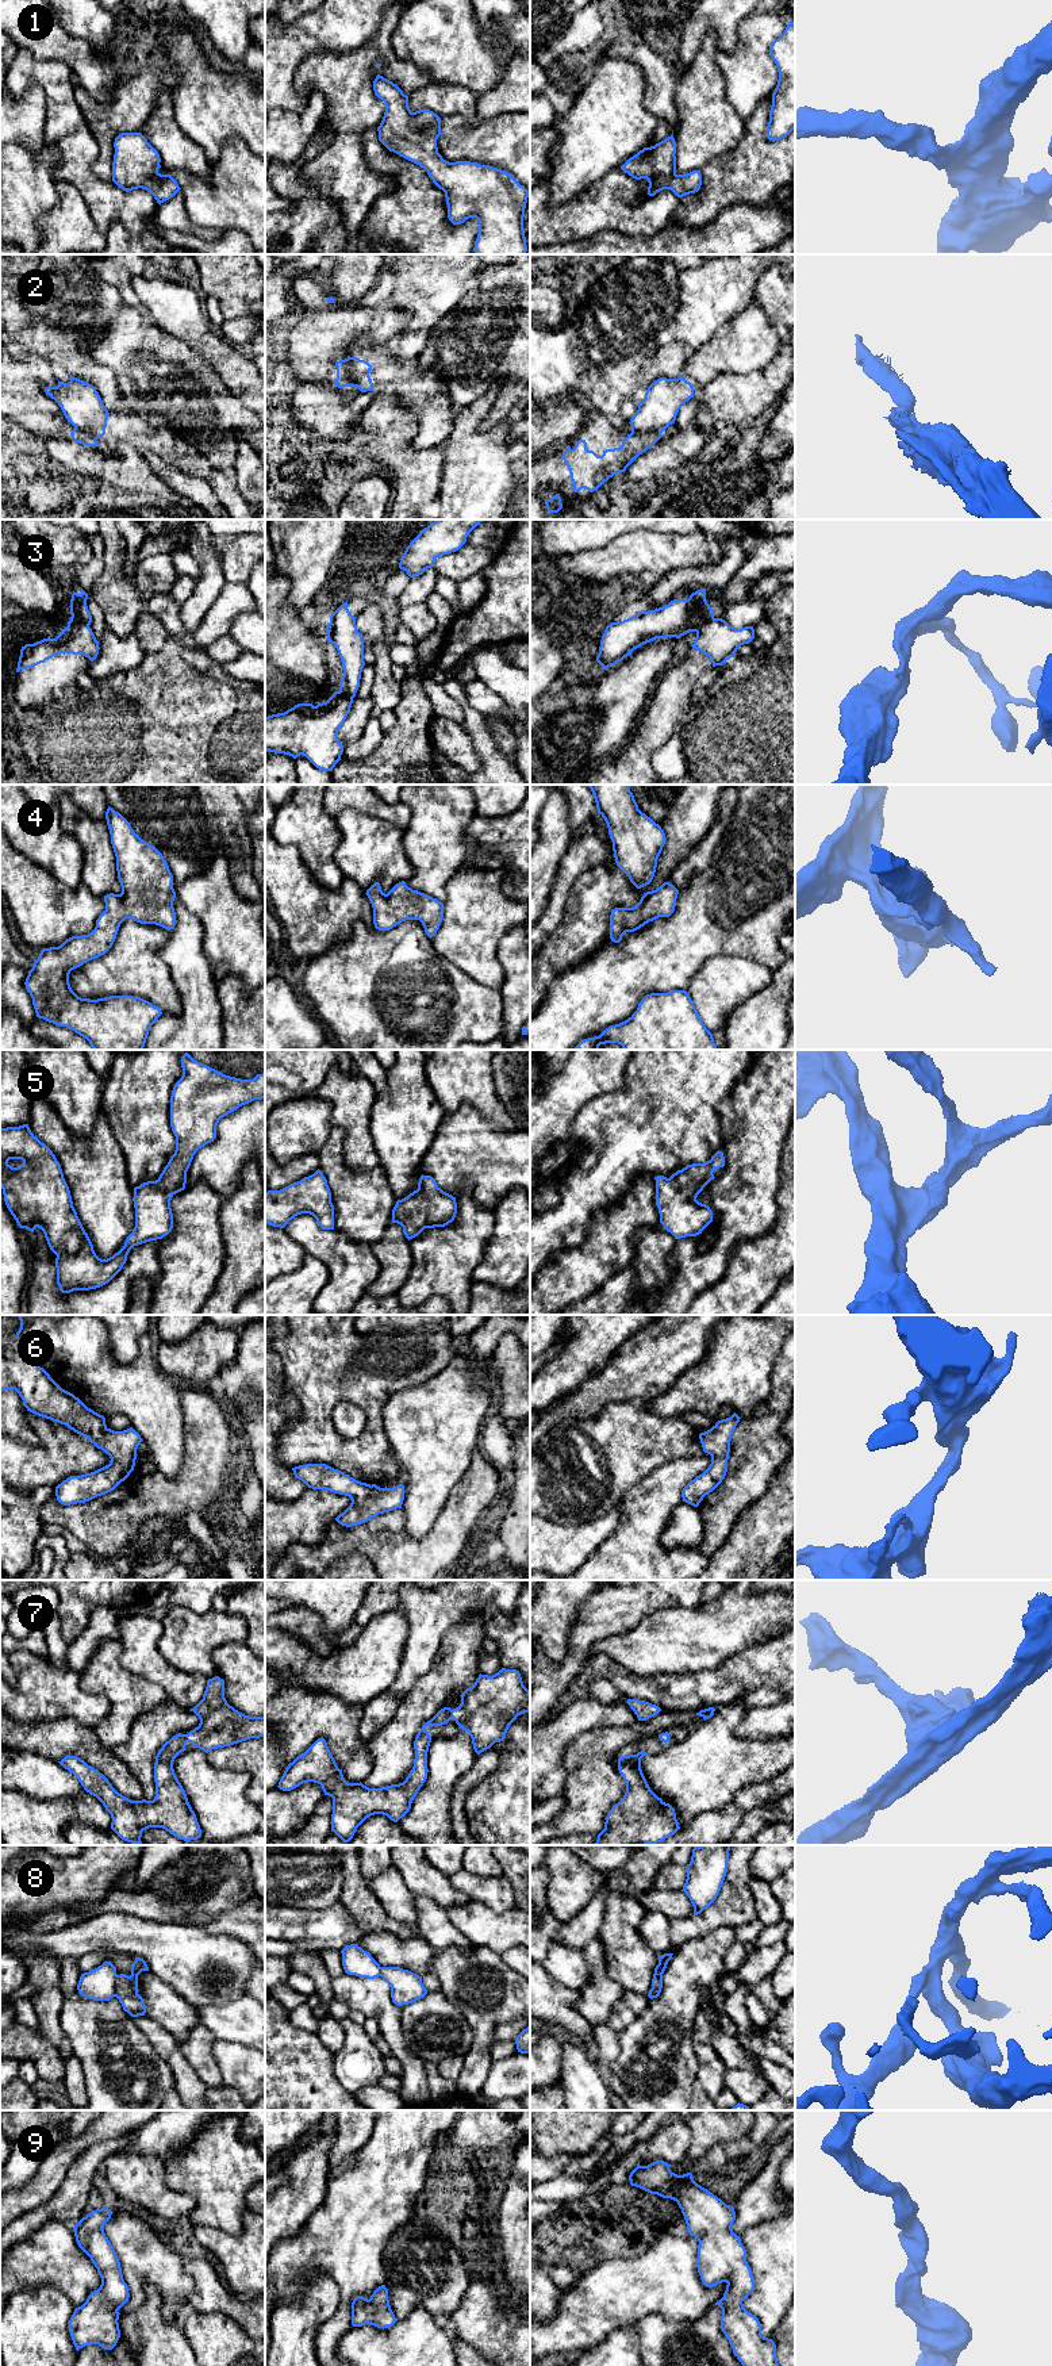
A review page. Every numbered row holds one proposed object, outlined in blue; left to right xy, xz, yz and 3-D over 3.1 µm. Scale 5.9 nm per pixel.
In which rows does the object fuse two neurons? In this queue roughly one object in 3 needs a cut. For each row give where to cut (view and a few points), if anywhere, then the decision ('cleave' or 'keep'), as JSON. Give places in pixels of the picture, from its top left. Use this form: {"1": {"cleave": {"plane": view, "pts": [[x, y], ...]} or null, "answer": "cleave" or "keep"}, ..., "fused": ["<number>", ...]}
{"1": {"cleave": null, "answer": "keep"}, "2": {"cleave": {"plane": "yz", "pts": [[632, 432], [660, 433]]}, "answer": "cleave"}, "3": {"cleave": {"plane": "yz", "pts": [[713, 617], [697, 632]]}, "answer": "cleave"}, "4": {"cleave": null, "answer": "keep"}, "5": {"cleave": null, "answer": "keep"}, "6": {"cleave": null, "answer": "keep"}, "7": {"cleave": null, "answer": "keep"}, "8": {"cleave": {"plane": "xy", "pts": [[118, 1975], [114, 1996]]}, "answer": "cleave"}, "9": {"cleave": null, "answer": "keep"}, "fused": ["2", "3", "8"]}

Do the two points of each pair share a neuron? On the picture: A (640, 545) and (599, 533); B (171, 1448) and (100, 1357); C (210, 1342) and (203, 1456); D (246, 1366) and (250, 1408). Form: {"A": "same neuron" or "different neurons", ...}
{"A": "different neurons", "B": "same neuron", "C": "different neurons", "D": "same neuron"}

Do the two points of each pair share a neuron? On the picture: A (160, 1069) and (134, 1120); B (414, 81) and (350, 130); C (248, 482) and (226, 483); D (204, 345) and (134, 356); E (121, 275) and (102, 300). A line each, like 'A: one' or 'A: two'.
A: one
B: one
C: two
D: two
E: two

